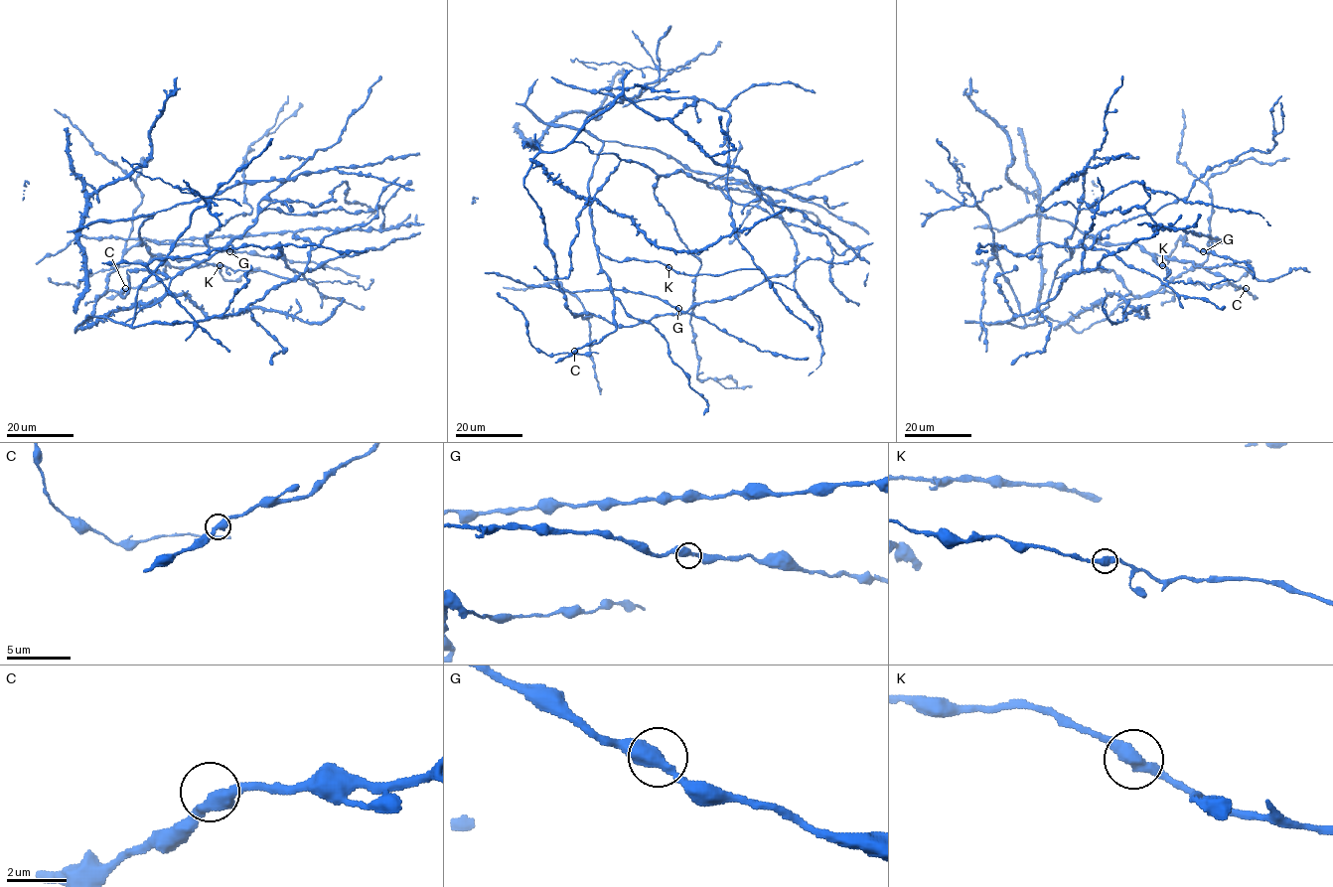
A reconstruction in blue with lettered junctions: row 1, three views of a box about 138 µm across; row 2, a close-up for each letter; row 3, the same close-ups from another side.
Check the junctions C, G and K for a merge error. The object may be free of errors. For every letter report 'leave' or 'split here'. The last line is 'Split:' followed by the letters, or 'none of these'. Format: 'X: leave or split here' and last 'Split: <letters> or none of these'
C: leave
G: leave
K: split here
Split: K

